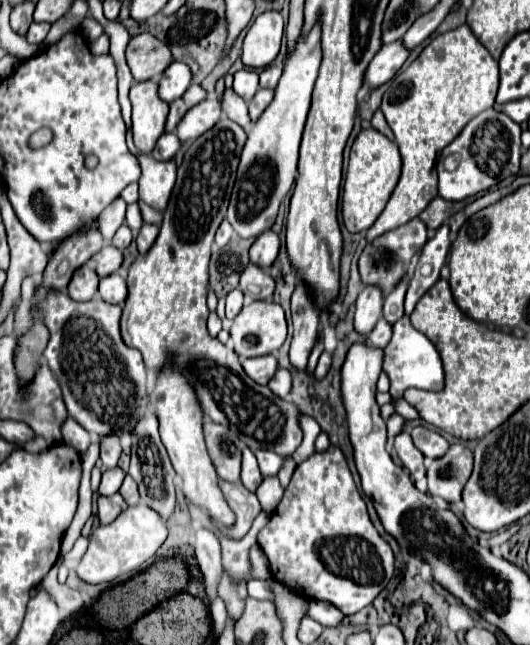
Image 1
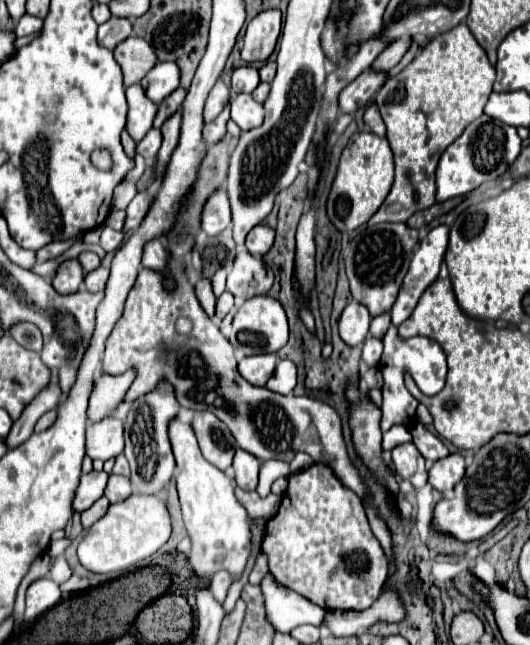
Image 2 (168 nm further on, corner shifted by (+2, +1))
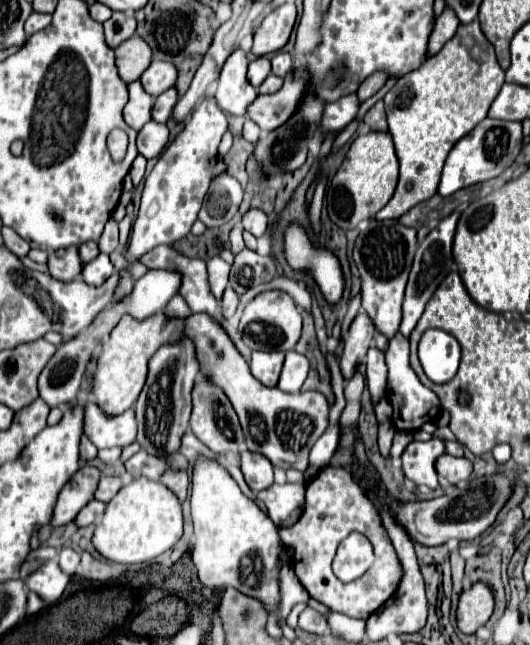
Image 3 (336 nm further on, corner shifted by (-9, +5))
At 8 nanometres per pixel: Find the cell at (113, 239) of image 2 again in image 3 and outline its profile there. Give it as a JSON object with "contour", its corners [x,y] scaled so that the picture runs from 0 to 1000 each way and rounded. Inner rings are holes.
{"contour":[[[209,340],[209,343],[202,343],[198,358],[194,358],[194,367],[187,371],[187,386],[191,386],[191,392],[202,392],[206,395],[213,386],[221,386],[221,380],[225,380],[225,352]]]}

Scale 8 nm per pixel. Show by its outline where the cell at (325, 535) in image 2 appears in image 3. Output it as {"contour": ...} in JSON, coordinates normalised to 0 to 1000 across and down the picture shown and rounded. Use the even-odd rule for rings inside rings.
{"contour":[[[617,721],[579,749],[575,789],[564,808],[549,817],[530,817],[526,833],[534,848],[549,851],[553,857],[549,876],[568,907],[591,929],[598,929],[625,947],[640,947],[674,960],[692,960],[696,950],[711,947],[753,907],[757,882],[753,867],[745,864],[745,851],[723,820],[723,811],[715,811],[708,786],[651,724]],[[666,823],[685,826],[700,839],[708,854],[708,873],[685,895],[670,898],[666,904],[643,904],[625,885],[625,870],[640,842]]]}

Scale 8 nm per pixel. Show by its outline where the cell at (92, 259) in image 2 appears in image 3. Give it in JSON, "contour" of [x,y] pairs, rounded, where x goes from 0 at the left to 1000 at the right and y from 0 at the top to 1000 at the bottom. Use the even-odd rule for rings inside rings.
{"contour":[[[164,374],[164,380],[153,380],[153,383],[149,383],[149,395],[153,395],[157,408],[175,405],[187,392],[191,392],[191,389],[187,389],[187,380],[183,380],[179,374]]]}

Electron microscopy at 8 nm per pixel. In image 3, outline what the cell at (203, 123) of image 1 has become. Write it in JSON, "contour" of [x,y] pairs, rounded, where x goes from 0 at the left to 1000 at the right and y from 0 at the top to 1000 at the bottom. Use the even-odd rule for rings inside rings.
{"contour":[[[443,79],[425,95],[425,101],[413,113],[406,153],[409,153],[413,169],[425,175],[462,178],[470,157],[477,157],[485,150],[481,138],[474,135],[474,129],[462,119],[466,98],[470,98],[466,85],[455,79]]]}

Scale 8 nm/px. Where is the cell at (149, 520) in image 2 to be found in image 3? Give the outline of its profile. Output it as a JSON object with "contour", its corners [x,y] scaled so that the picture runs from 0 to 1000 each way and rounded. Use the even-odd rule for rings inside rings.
{"contour":[[[262,740],[243,746],[228,758],[228,764],[202,780],[198,798],[179,817],[175,845],[198,867],[247,876],[300,864],[304,857],[319,854],[338,839],[342,829],[345,829],[345,798],[342,780],[330,771],[330,764],[319,761],[308,749]]]}

